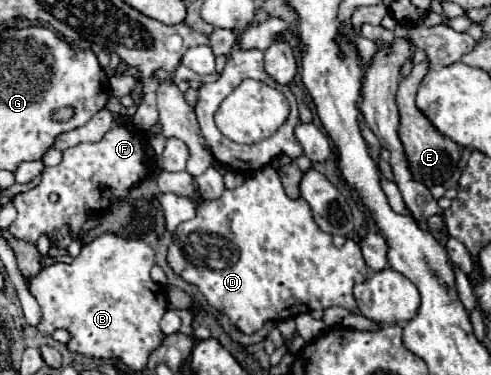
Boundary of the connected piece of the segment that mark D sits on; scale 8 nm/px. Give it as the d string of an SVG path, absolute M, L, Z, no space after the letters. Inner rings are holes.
M273 166L261 168L259 174L247 178L247 180L245 180L241 186L237 186L235 190L225 190L223 196L221 196L219 200L213 200L213 202L211 202L211 200L203 200L203 198L197 196L197 182L195 182L195 178L193 178L189 172L165 172L165 170L163 170L163 172L157 176L157 186L159 186L161 192L171 192L171 188L177 188L177 190L175 190L177 196L193 198L195 204L197 204L197 214L195 214L195 218L183 222L183 224L175 230L173 242L171 242L169 248L167 248L167 264L169 264L171 270L173 270L177 276L181 276L185 282L197 286L197 290L207 298L207 302L209 302L215 310L227 314L229 320L231 320L231 324L237 326L241 332L253 334L253 332L257 332L267 320L273 320L273 322L275 322L275 320L295 318L297 314L311 312L311 310L325 310L325 308L329 308L329 306L341 306L341 308L347 308L347 310L355 310L353 286L359 284L359 282L363 282L363 280L367 278L367 274L369 274L367 266L363 264L363 256L361 256L359 246L357 246L353 240L347 240L347 248L335 248L335 246L333 246L333 240L331 240L331 234L323 234L323 232L319 230L319 226L315 226L315 220L313 220L313 214L311 214L311 208L307 206L307 202L303 202L303 198L291 200L291 198L285 194L283 184L281 184L281 180L279 180L279 174L277 174L277 170L275 170Z

